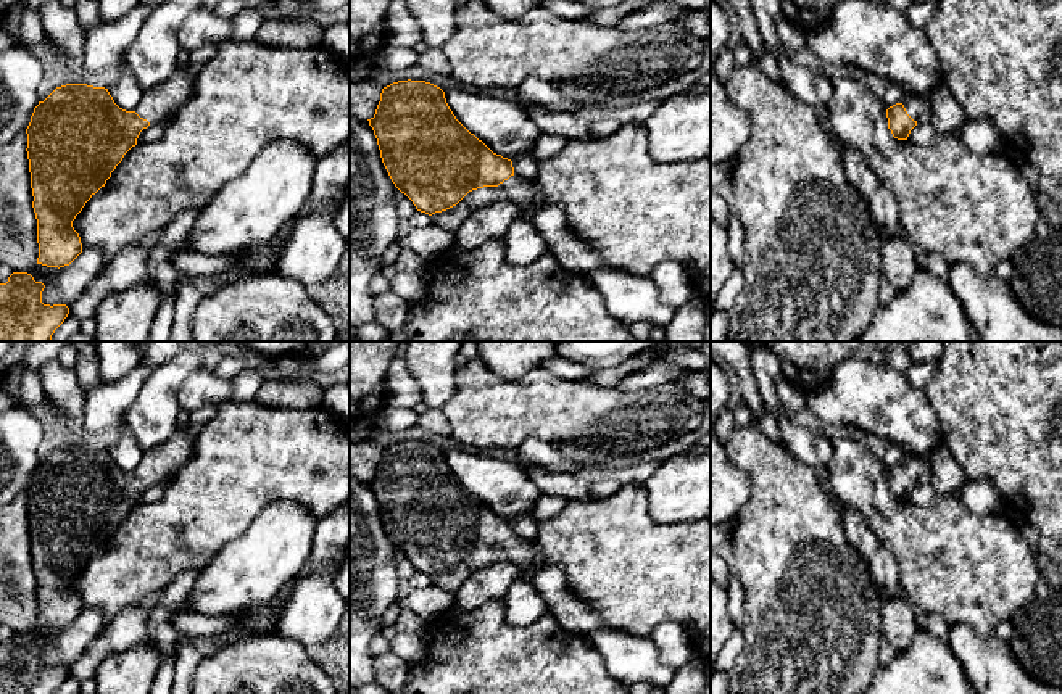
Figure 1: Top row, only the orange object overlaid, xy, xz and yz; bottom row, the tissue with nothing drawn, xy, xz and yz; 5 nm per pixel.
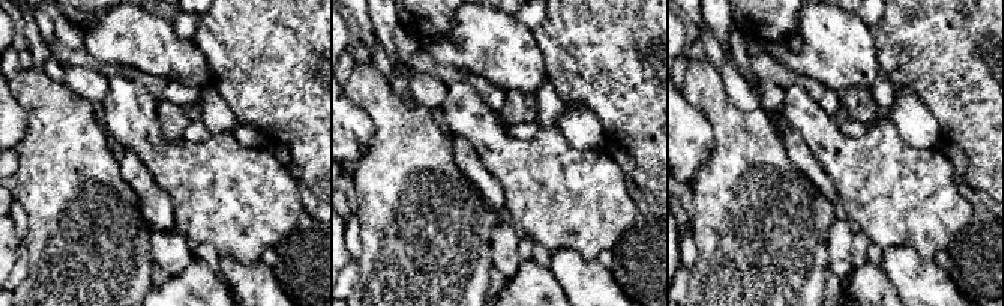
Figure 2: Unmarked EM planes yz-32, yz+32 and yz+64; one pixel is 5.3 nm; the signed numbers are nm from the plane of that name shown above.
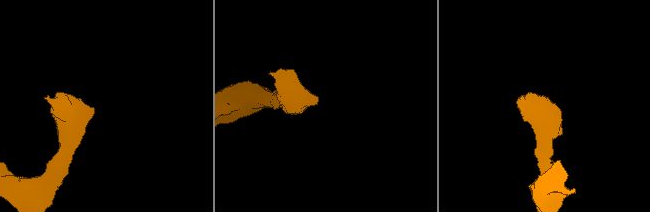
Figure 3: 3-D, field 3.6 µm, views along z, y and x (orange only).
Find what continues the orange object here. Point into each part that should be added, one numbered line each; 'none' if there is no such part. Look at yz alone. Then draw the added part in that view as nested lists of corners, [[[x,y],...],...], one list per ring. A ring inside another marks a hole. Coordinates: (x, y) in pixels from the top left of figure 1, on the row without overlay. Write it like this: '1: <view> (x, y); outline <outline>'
1: yz (919, 469); outline [[[927,456],[906,457],[902,465],[904,465],[907,475],[917,485],[930,485],[930,481],[931,481],[931,464],[930,464]]]

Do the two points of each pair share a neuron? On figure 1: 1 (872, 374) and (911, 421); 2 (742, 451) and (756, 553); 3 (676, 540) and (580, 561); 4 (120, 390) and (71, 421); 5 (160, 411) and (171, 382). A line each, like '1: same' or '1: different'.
1: same
2: same
3: same
4: different
5: same

